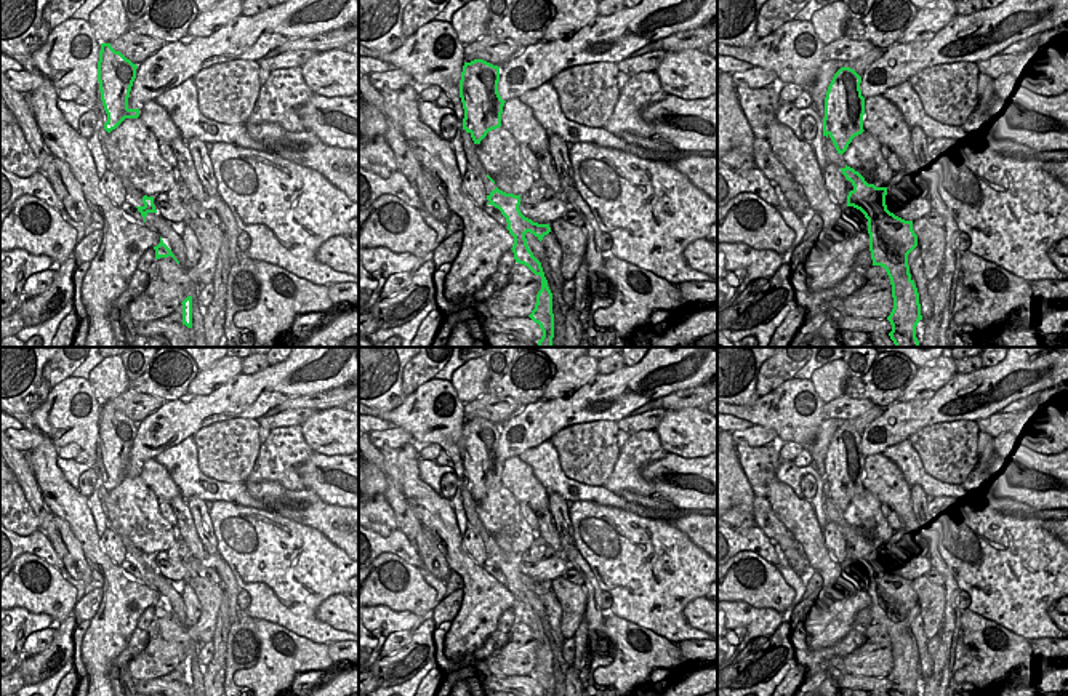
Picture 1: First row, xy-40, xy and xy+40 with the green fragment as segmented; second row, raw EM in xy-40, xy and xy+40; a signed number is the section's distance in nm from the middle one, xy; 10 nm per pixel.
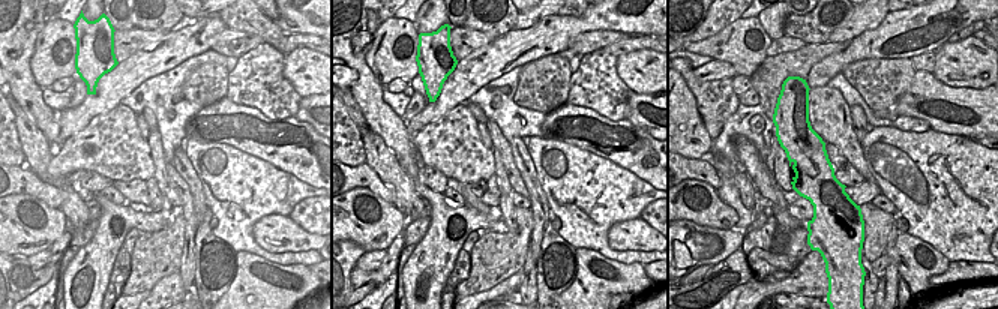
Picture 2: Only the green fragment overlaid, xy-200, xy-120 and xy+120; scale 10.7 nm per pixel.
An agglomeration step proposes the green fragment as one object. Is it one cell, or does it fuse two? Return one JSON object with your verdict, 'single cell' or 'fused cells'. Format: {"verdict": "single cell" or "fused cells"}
{"verdict": "single cell"}

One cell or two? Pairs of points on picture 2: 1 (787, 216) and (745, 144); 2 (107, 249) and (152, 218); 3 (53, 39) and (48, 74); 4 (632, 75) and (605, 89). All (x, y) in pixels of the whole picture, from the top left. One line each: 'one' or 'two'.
1: one
2: one
3: one
4: two

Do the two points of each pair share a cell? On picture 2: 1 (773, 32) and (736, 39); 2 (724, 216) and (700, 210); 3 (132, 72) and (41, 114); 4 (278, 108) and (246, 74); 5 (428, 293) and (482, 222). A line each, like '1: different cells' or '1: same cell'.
1: different cells
2: same cell
3: different cells
4: same cell
5: same cell

